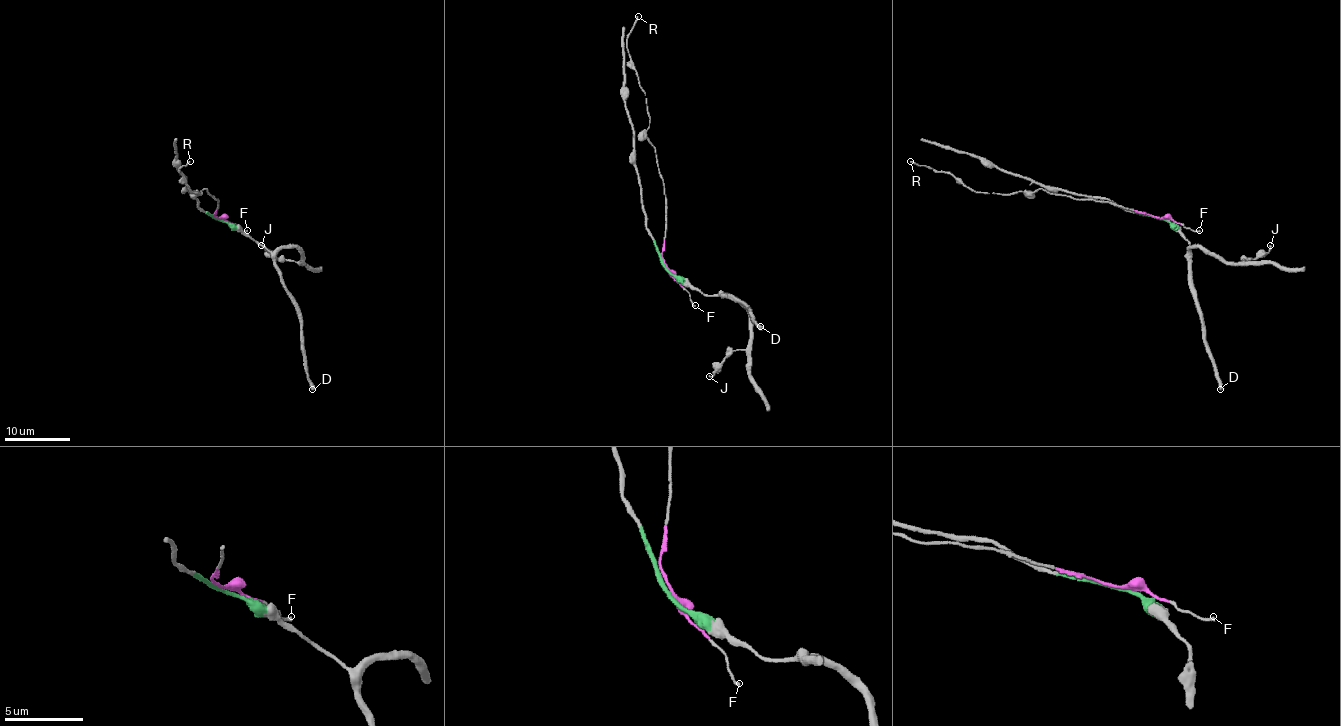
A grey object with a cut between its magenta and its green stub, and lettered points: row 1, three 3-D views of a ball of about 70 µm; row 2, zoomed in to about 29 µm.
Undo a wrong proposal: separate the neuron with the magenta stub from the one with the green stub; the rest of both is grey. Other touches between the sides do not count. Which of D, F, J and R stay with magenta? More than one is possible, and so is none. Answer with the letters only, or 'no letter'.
F, R

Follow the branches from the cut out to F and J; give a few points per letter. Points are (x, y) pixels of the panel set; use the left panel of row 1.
F: (218, 218), (247, 229)
J: (216, 218), (237, 226), (270, 251), (295, 247), (301, 254), (301, 262), (280, 261), (260, 246)

